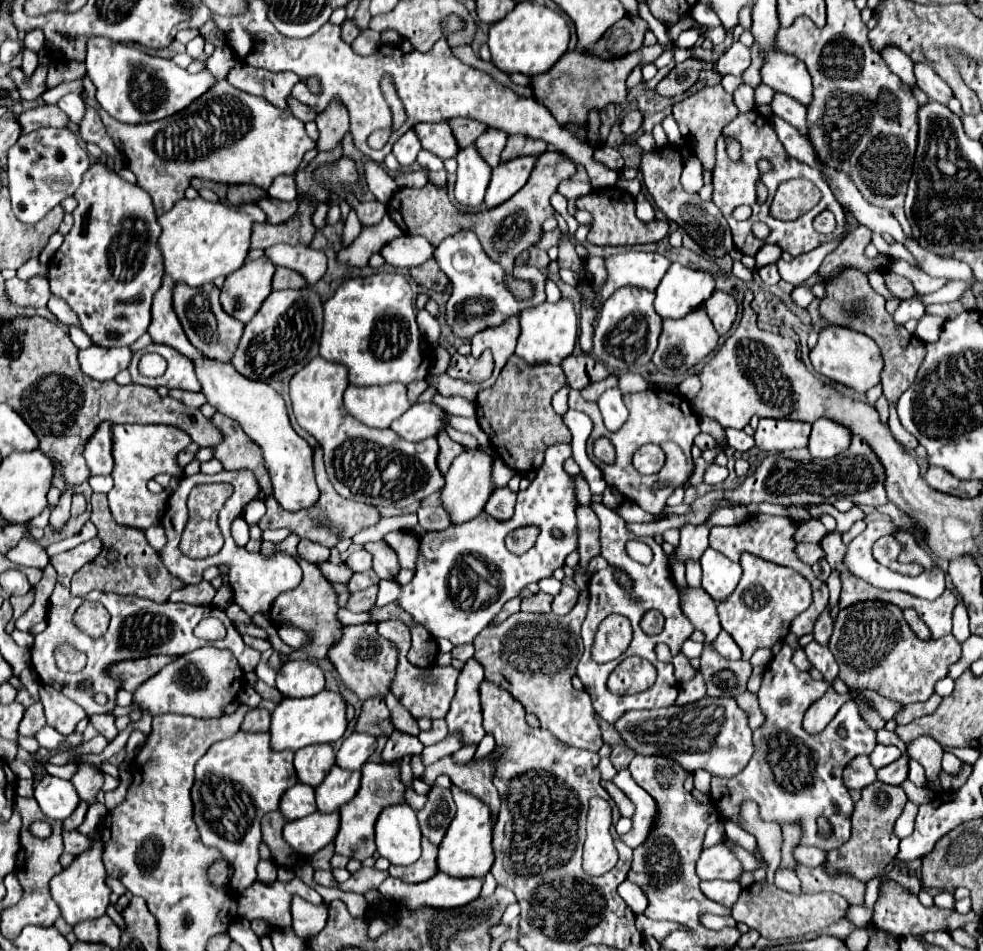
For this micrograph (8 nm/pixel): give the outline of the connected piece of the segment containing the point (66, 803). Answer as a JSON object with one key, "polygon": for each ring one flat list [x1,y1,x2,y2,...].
{"polygon":[[45,775,35,787,35,799,49,819,67,819,79,805,79,795,71,781,63,781,53,775]]}

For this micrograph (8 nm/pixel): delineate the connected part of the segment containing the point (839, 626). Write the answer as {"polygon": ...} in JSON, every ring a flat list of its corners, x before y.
{"polygon":[[863,601,855,603,843,611,839,611,839,617,833,627,833,637,829,641,829,649,835,655,839,663,839,679,849,687,849,689,875,689,883,697,889,697,901,705,917,703,917,701,927,701,933,695,933,685,947,675,947,667,955,663,961,655,961,643,953,637,941,637,941,639,917,639,913,631,907,627,903,613,899,607,883,601]]}

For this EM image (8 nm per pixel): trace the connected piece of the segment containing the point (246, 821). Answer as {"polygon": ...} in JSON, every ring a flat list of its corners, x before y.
{"polygon":[[237,731,233,737,217,741,209,747,209,751,195,765,195,785,191,789,193,799,193,821,199,829,201,841,207,847,215,847,221,855,233,863,235,877,229,883,229,889,241,893,243,889,255,883,255,867,259,863,259,845,261,845,261,827,259,821,265,813,279,809,281,795,297,783,295,767,293,767,293,751,271,751,267,733,243,733]]}

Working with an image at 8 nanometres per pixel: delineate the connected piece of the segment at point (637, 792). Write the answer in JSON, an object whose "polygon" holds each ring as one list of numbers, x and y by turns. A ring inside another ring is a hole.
{"polygon":[[625,769,625,771,619,771,619,773,613,777,613,783,615,783,615,785,633,801,633,805,635,805,633,827,631,827,629,833,621,835,621,841,623,841,625,845,629,845,631,849,635,849,635,847,639,847,639,845,645,841,645,837,647,837,647,833,649,833,651,825,653,825,655,801,653,801,653,797,651,797,647,791,643,791,643,789,633,781,633,777,629,775,627,769]]}

